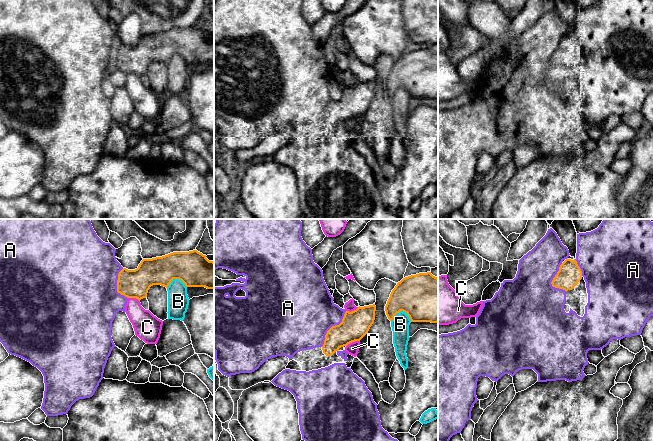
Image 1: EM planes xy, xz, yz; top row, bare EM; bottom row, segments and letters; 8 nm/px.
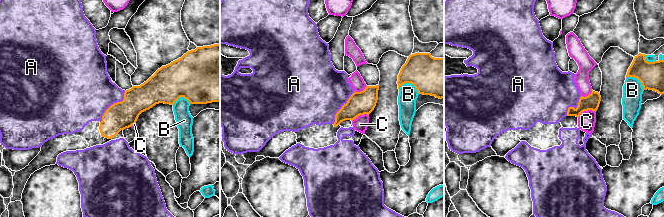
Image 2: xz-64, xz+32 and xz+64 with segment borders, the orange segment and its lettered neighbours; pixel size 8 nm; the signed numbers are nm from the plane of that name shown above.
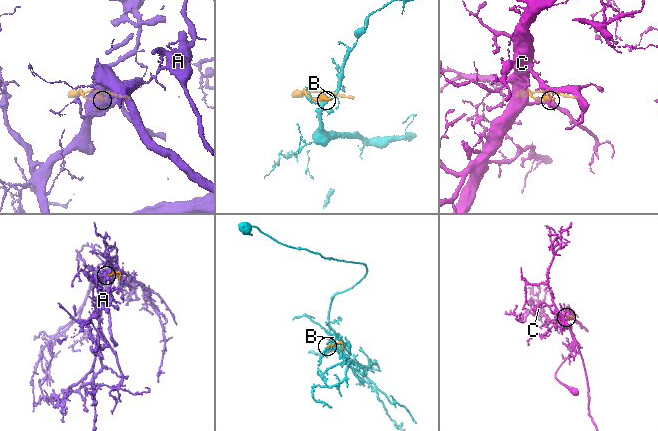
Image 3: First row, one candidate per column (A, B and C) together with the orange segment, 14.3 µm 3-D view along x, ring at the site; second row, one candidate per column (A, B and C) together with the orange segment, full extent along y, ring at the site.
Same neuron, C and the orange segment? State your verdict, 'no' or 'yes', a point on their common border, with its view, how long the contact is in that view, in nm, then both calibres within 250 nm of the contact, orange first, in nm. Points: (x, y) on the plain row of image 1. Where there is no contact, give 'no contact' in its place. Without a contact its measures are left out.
no; meets orange in xz at (352, 117); contact 120 nm long; 220 nm thick on the orange side, 90 nm on the other

